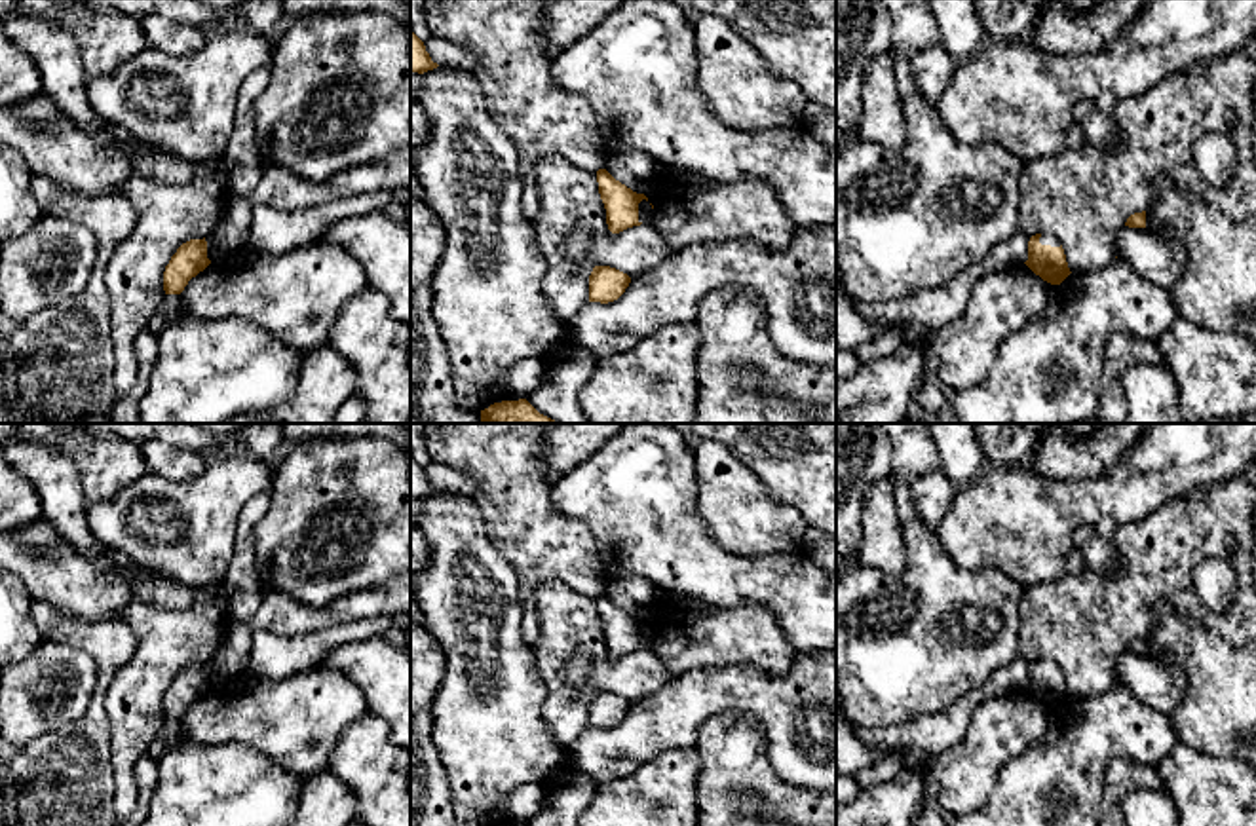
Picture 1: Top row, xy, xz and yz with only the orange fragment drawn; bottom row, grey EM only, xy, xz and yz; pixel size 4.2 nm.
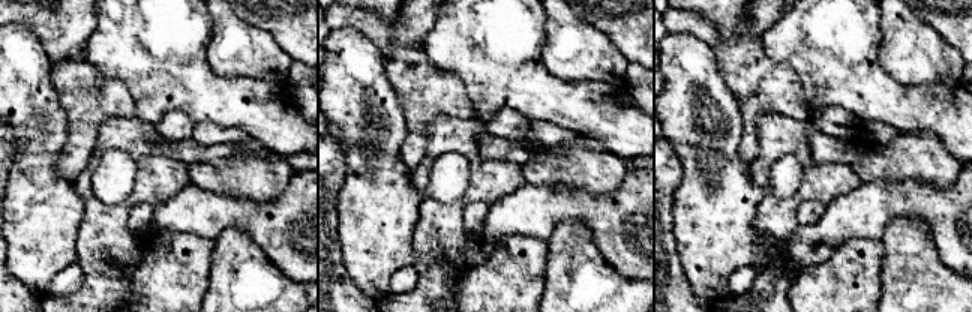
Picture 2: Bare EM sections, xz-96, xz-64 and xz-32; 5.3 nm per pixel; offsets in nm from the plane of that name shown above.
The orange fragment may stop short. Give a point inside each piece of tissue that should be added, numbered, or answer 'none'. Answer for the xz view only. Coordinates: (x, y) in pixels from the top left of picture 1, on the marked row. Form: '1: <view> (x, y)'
1: xz (647, 215)

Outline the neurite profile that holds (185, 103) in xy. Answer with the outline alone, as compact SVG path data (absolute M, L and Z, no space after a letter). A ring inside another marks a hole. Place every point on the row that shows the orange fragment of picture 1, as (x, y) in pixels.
M255 30L217 34L190 55L165 55L148 46L116 70L89 78L87 99L99 118L135 141L194 163L222 160L239 85L253 70L272 63L274 46L274 36Z

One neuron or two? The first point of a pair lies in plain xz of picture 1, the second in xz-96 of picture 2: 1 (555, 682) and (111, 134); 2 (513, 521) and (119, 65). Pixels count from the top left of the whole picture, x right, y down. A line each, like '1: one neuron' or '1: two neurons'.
1: one neuron
2: two neurons

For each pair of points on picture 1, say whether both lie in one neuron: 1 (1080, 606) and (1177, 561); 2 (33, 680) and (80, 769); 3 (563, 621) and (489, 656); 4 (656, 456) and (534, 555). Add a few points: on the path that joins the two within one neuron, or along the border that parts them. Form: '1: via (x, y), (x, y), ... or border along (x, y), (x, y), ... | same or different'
1: via (1104, 606), (1120, 606), (1152, 574) | same
2: border along (92, 699), (78, 718), (19, 749) | different
3: border along (531, 646), (536, 671), (548, 688) | different
4: border along (551, 483), (551, 504), (593, 534), (601, 559) | different

